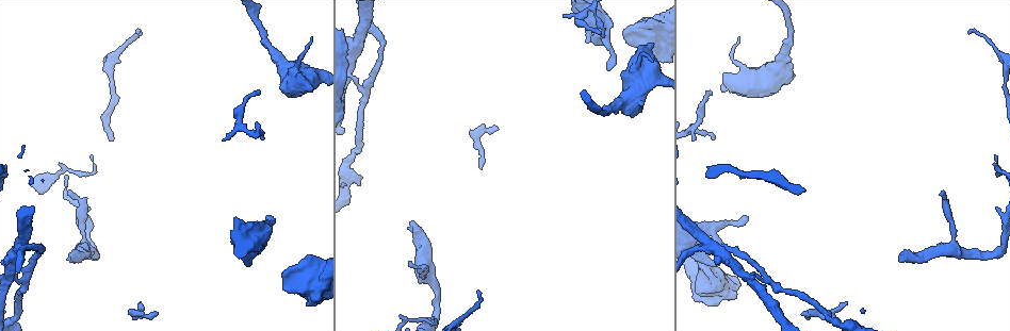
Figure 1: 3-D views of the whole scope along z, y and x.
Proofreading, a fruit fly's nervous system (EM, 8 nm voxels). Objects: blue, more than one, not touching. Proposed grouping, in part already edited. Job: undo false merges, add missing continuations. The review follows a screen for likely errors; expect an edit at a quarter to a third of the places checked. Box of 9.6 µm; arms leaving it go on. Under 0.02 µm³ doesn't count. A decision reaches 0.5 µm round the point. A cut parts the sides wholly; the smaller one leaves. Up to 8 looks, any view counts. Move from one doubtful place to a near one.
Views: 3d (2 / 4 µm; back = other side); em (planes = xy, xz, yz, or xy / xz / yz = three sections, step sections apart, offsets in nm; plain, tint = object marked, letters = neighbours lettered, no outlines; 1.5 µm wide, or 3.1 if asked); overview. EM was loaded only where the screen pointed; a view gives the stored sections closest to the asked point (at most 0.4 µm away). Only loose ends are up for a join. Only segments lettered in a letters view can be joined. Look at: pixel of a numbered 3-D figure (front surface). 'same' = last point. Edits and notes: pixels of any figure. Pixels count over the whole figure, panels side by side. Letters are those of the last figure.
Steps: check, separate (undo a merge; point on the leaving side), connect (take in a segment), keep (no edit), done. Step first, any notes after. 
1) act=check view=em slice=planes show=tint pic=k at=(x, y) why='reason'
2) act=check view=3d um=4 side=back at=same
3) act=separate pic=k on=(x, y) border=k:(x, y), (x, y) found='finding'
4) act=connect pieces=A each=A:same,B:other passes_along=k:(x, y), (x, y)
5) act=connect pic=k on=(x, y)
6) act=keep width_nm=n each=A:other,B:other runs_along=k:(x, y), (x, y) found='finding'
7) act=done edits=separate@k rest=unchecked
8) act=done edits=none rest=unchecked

act=check view=em slice=planes show=letters pic=1 at=(652, 45) why='branch stops here'

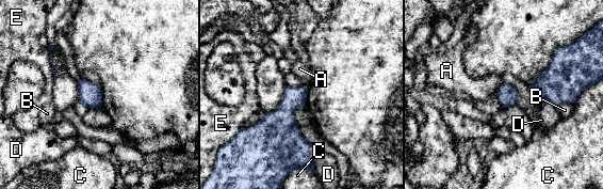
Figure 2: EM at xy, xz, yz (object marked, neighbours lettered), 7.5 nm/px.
act=keep each=A:other,B:other,C:other,D:other,E:other border=2:(503, 83), (496, 94) found='no lettered segment goes on from it'

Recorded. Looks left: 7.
act=check view=em slice=planes show=letters pic=1 at=(748, 216) why='an open end'

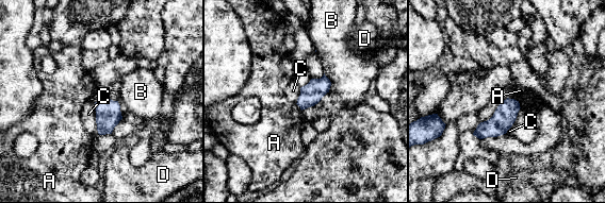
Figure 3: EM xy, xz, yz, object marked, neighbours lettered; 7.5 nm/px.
act=keep width_nm=160 each=A:other,B:other,C:other,D:other border=3:(296, 103), (301, 110) found='no lettered segment goes on from it'

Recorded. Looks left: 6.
act=check view=3d um=4 side=back pic=1 at=(708, 247) why='calibre changes'

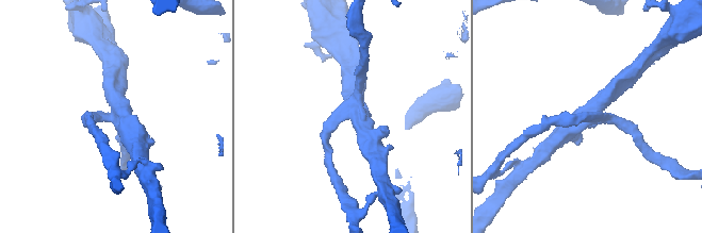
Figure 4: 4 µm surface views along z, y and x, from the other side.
act=check view=em slice=xz step=4 show=tint pic=4 at=(360, 119) arms=4 why='now the EM'

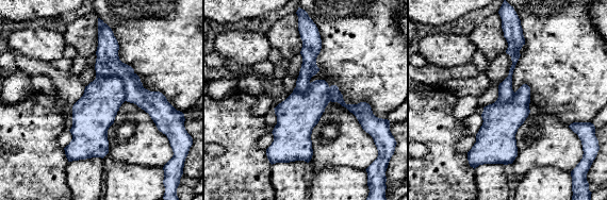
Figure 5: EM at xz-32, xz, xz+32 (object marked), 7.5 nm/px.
act=check view=em slice=planes show=letters at=same

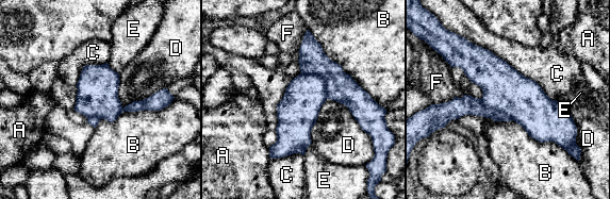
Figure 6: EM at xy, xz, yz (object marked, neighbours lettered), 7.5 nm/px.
act=separate pic=6 on=(341, 87) width_nm=320 each=A:other,B:other,C:other,D:other,E:other,F:other found='two neurons meet here'

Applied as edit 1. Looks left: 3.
act=done edits=separate@6 rest=unchecked

